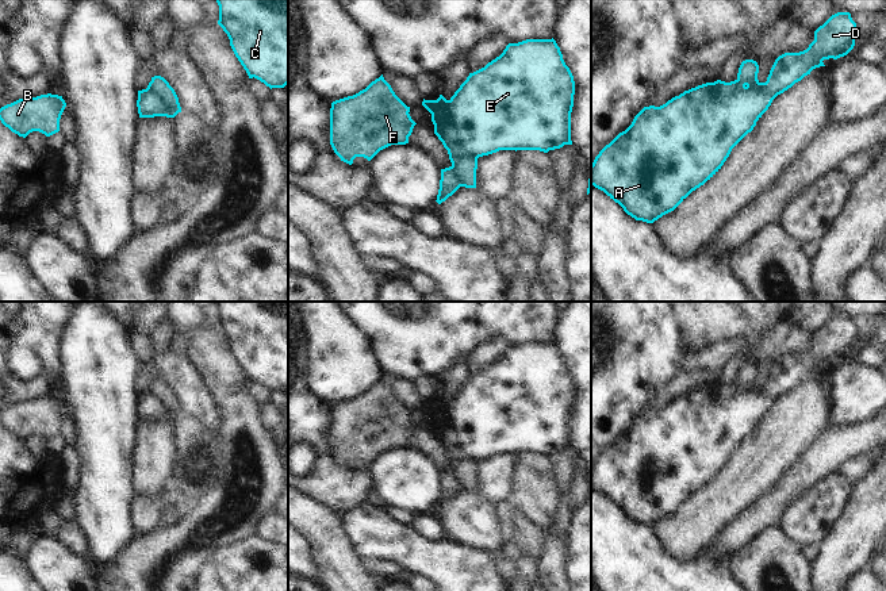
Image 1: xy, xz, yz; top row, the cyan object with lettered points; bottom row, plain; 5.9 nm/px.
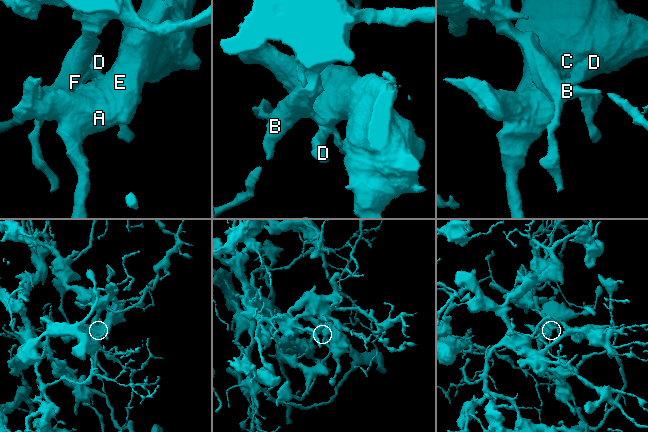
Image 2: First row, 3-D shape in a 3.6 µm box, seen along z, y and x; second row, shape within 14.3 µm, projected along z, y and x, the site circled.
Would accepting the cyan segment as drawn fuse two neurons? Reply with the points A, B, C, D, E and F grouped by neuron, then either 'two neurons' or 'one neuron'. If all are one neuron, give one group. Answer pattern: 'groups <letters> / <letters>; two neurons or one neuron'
groups A C D E / B F; two neurons

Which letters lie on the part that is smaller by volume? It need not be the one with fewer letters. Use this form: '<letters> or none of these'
A, C, D, E

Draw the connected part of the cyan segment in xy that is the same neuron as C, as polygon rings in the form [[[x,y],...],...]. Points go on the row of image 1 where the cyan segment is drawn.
[[[216,0],[218,24],[230,39],[230,46],[246,70],[249,78],[257,78],[266,87],[284,88],[288,84],[288,0]]]

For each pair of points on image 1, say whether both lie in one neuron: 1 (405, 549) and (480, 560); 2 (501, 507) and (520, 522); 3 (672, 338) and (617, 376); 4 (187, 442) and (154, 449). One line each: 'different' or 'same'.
1: same
2: different
3: same
4: different

